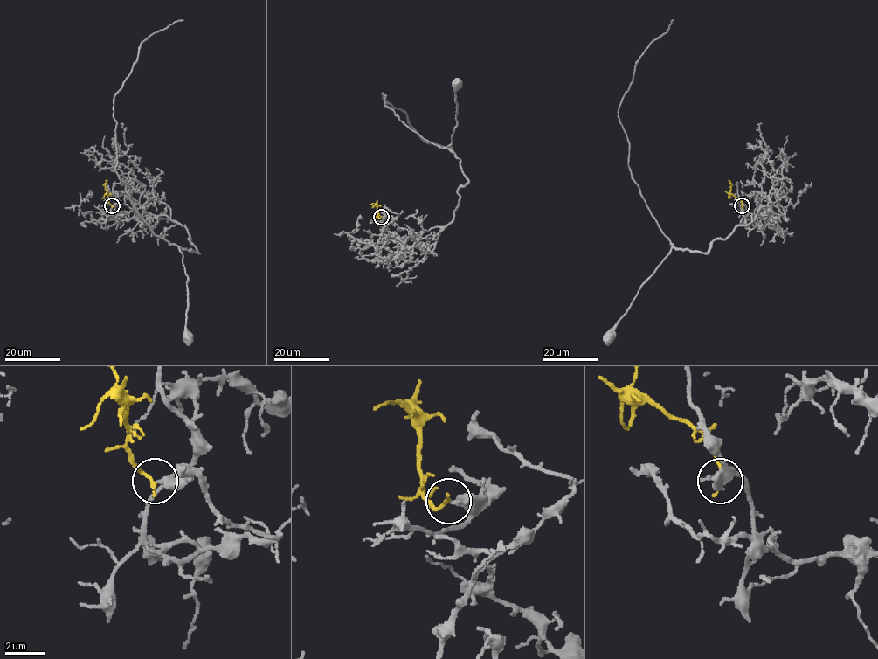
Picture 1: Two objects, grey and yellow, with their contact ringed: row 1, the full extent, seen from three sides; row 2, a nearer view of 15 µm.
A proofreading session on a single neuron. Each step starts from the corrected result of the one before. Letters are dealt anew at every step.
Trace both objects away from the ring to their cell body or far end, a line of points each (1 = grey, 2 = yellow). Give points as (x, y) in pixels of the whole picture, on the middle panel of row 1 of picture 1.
1: (381, 217), (376, 244), (394, 252), (452, 218), (458, 189), (468, 182), (449, 148), (455, 83)
2: (381, 217), (377, 216), (374, 204)

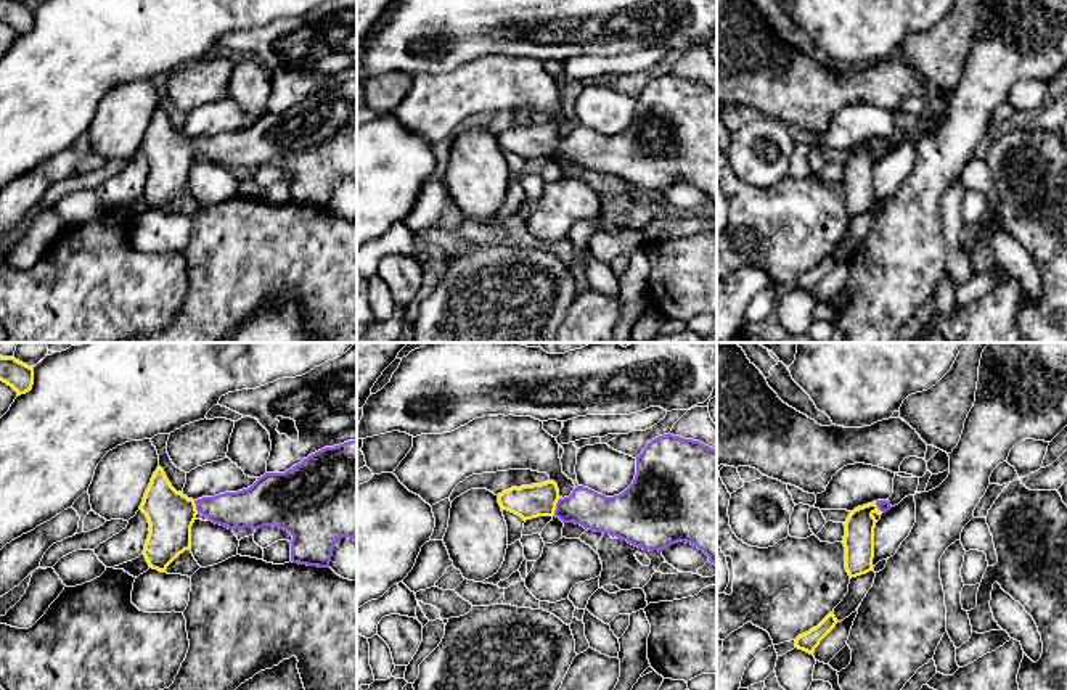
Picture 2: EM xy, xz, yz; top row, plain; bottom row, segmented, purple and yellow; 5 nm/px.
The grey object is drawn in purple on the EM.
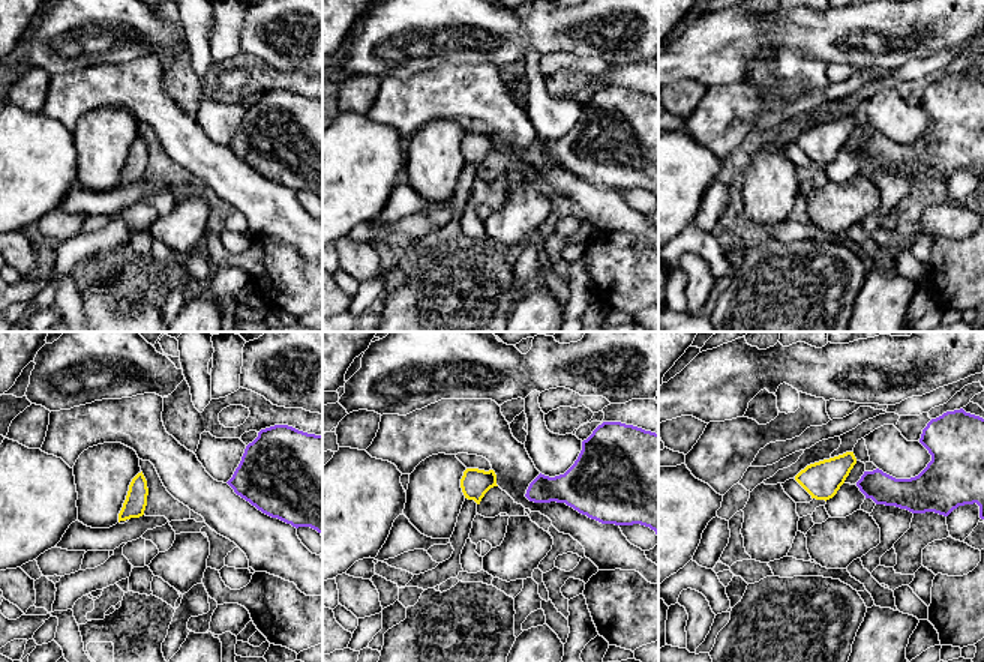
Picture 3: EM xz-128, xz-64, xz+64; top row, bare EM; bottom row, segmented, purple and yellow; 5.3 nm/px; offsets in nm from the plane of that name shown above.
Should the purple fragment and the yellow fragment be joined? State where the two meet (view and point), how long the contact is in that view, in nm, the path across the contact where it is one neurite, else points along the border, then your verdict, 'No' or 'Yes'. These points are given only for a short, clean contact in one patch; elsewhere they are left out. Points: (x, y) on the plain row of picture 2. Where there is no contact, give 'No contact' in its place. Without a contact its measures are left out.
Touches purple at xz (556, 147). Shared border 90 nm. Path across: xz (595, 151), (556, 147), (547, 142), (527, 142). Yes

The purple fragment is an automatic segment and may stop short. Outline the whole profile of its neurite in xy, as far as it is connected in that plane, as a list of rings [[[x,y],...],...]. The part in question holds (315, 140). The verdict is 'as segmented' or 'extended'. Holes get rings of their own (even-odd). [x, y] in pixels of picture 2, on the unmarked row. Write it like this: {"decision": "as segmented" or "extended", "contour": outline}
{"decision": "extended", "contour": [[[357,80],[325,87],[284,113],[265,113],[247,129],[198,140],[177,132],[164,109],[157,106],[140,150],[149,162],[143,195],[149,207],[161,212],[166,212],[180,193],[191,190],[191,166],[198,153],[228,169],[257,170],[264,166],[284,169],[292,175],[292,203],[329,207],[337,179],[349,177],[357,182]]]}

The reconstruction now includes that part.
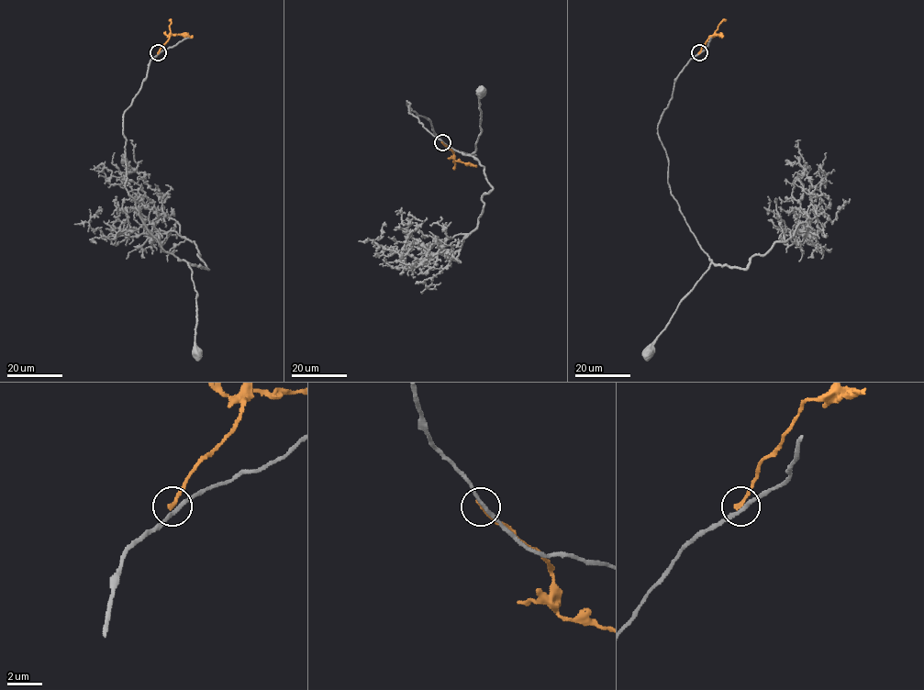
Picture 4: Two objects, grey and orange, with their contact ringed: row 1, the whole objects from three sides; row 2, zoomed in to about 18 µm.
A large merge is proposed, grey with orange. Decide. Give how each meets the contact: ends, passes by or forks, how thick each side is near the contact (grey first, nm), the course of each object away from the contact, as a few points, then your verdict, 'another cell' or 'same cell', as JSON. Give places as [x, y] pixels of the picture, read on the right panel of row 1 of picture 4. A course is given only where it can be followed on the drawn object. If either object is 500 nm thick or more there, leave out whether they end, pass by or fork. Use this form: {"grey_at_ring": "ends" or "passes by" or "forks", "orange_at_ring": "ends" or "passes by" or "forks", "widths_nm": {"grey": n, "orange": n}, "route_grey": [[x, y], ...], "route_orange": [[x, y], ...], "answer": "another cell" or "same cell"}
{"grey_at_ring": "passes by", "orange_at_ring": "ends", "widths_nm": {"grey": 200, "orange": 200}, "route_grey": [[699, 53], [674, 83], [657, 134], [668, 162], [671, 193], [711, 262], [648, 352]], "route_orange": [[699, 52], [708, 38], [723, 35]], "answer": "another cell"}

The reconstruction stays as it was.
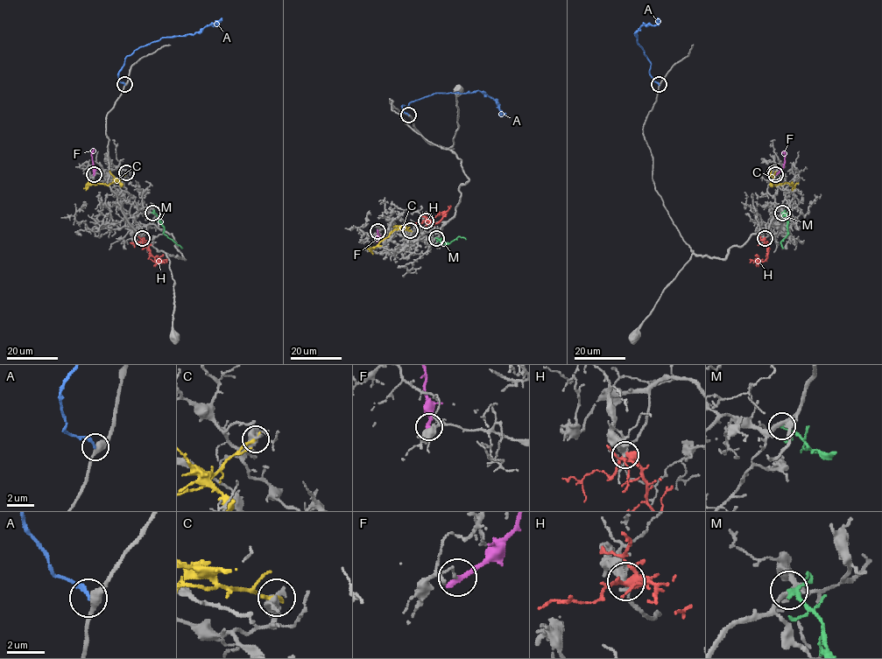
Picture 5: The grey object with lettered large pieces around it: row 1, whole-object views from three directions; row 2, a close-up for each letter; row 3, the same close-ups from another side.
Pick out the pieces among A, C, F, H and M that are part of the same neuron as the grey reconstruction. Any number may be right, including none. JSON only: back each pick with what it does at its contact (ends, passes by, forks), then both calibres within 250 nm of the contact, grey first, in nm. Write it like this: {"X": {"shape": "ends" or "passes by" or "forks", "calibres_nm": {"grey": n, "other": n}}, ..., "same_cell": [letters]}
{"same_cell": []}

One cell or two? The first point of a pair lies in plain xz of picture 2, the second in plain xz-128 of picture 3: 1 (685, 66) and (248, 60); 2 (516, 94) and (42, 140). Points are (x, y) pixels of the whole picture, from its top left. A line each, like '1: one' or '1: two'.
1: one
2: two

